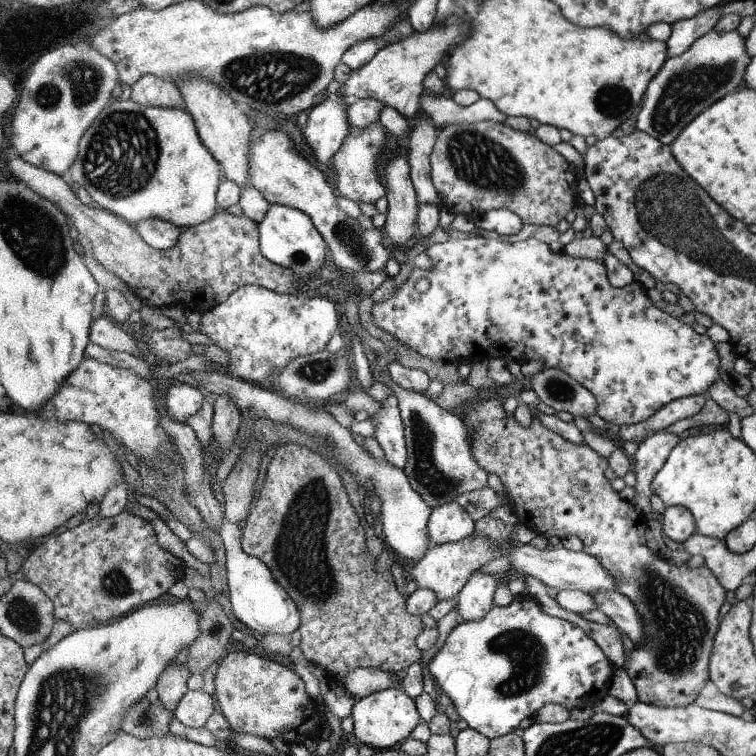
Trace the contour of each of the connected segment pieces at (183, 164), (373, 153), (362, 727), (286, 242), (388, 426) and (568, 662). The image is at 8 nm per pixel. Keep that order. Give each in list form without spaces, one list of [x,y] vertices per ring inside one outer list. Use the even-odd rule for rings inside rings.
[[[127,98],[126,100],[118,99],[110,104],[109,107],[104,107],[102,109],[102,112],[98,114],[96,120],[94,120],[90,128],[86,131],[86,134],[82,136],[82,140],[79,141],[80,146],[77,159],[69,170],[71,178],[79,187],[84,186],[90,193],[92,202],[104,207],[109,214],[121,216],[134,226],[137,222],[146,220],[147,218],[159,218],[170,221],[182,229],[199,225],[200,223],[210,220],[215,215],[216,190],[218,190],[218,184],[220,184],[221,164],[214,158],[213,153],[209,151],[206,144],[201,140],[196,121],[188,111],[170,107],[149,107],[138,104],[131,98]]]
[[[382,120],[365,129],[352,128],[351,133],[331,160],[332,170],[338,180],[332,185],[338,196],[349,198],[357,204],[367,202],[374,205],[380,198],[386,196],[387,189],[380,183],[376,173],[376,162],[380,156],[380,150],[386,145],[386,133],[387,130],[382,125]]]
[[[392,687],[357,699],[352,707],[351,716],[354,719],[352,731],[354,738],[376,751],[385,751],[404,742],[410,737],[412,730],[422,723],[414,699],[408,696],[401,687]]]
[[[272,203],[264,220],[259,222],[258,234],[261,253],[268,260],[292,269],[306,280],[320,278],[327,244],[314,226],[312,219],[305,212],[288,205]]]
[[[384,402],[380,414],[370,418],[376,423],[376,440],[384,450],[386,460],[392,466],[403,470],[407,463],[407,446],[399,406]]]
[[[522,594],[515,596],[515,599],[508,606],[493,606],[476,621],[459,621],[459,624],[447,636],[442,648],[430,660],[429,671],[434,682],[437,683],[438,689],[442,689],[450,697],[458,714],[466,720],[468,726],[481,732],[489,739],[497,739],[518,729],[520,722],[524,718],[535,717],[538,710],[545,704],[560,704],[560,706],[566,707],[569,711],[594,707],[598,701],[609,694],[609,688],[614,676],[613,664],[609,662],[605,652],[602,652],[600,646],[596,644],[596,641],[587,632],[584,632],[582,628],[569,620],[549,615],[542,610],[541,604],[536,599]]]

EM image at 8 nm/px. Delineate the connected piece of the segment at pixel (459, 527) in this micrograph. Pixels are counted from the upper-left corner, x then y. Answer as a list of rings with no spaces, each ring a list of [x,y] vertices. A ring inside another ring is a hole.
[[[448,503],[430,513],[427,524],[429,544],[451,543],[475,532],[475,521],[458,505]]]

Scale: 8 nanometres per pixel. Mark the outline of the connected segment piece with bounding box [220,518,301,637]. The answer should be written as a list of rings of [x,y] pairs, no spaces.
[[[247,518],[238,522],[222,524],[220,540],[226,554],[226,582],[230,591],[230,602],[237,620],[257,637],[264,635],[288,635],[299,630],[301,614],[296,603],[273,577],[270,567],[260,558],[251,557],[241,546],[242,529]]]

